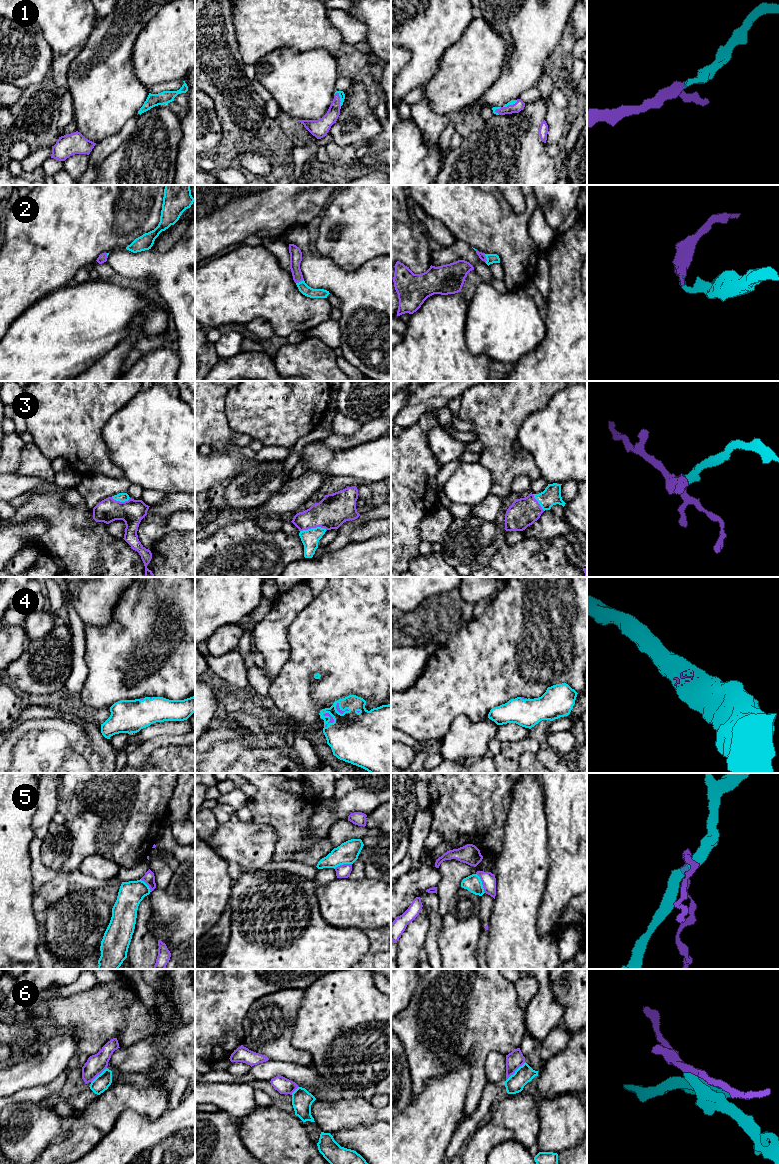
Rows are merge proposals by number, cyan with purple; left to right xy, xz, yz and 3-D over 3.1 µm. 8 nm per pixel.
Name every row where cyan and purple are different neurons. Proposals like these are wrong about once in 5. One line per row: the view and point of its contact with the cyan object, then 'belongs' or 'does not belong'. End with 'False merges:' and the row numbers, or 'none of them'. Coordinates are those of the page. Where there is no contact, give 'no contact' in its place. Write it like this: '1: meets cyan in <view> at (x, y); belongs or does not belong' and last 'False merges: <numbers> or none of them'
1: meets cyan in xz at (340, 100); belongs
2: meets cyan in yz at (486, 258); belongs
3: meets cyan in xz at (313, 528); belongs
4: meets cyan in xz at (329, 720); belongs
5: meets cyan in yz at (481, 883); does not belong
6: meets cyan in yz at (515, 1071); does not belong
False merges: 5, 6

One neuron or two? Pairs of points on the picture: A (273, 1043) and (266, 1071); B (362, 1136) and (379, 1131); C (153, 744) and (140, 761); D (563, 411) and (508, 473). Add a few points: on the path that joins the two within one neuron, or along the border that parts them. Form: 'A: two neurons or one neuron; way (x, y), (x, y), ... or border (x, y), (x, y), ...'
A: two neurons; border (269, 1058), (292, 1063)
B: one neuron; way (366, 1136), (375, 1135)
C: one neuron; way (149, 748), (140, 757)
D: two neurons; border (520, 446), (532, 456), (539, 472)

